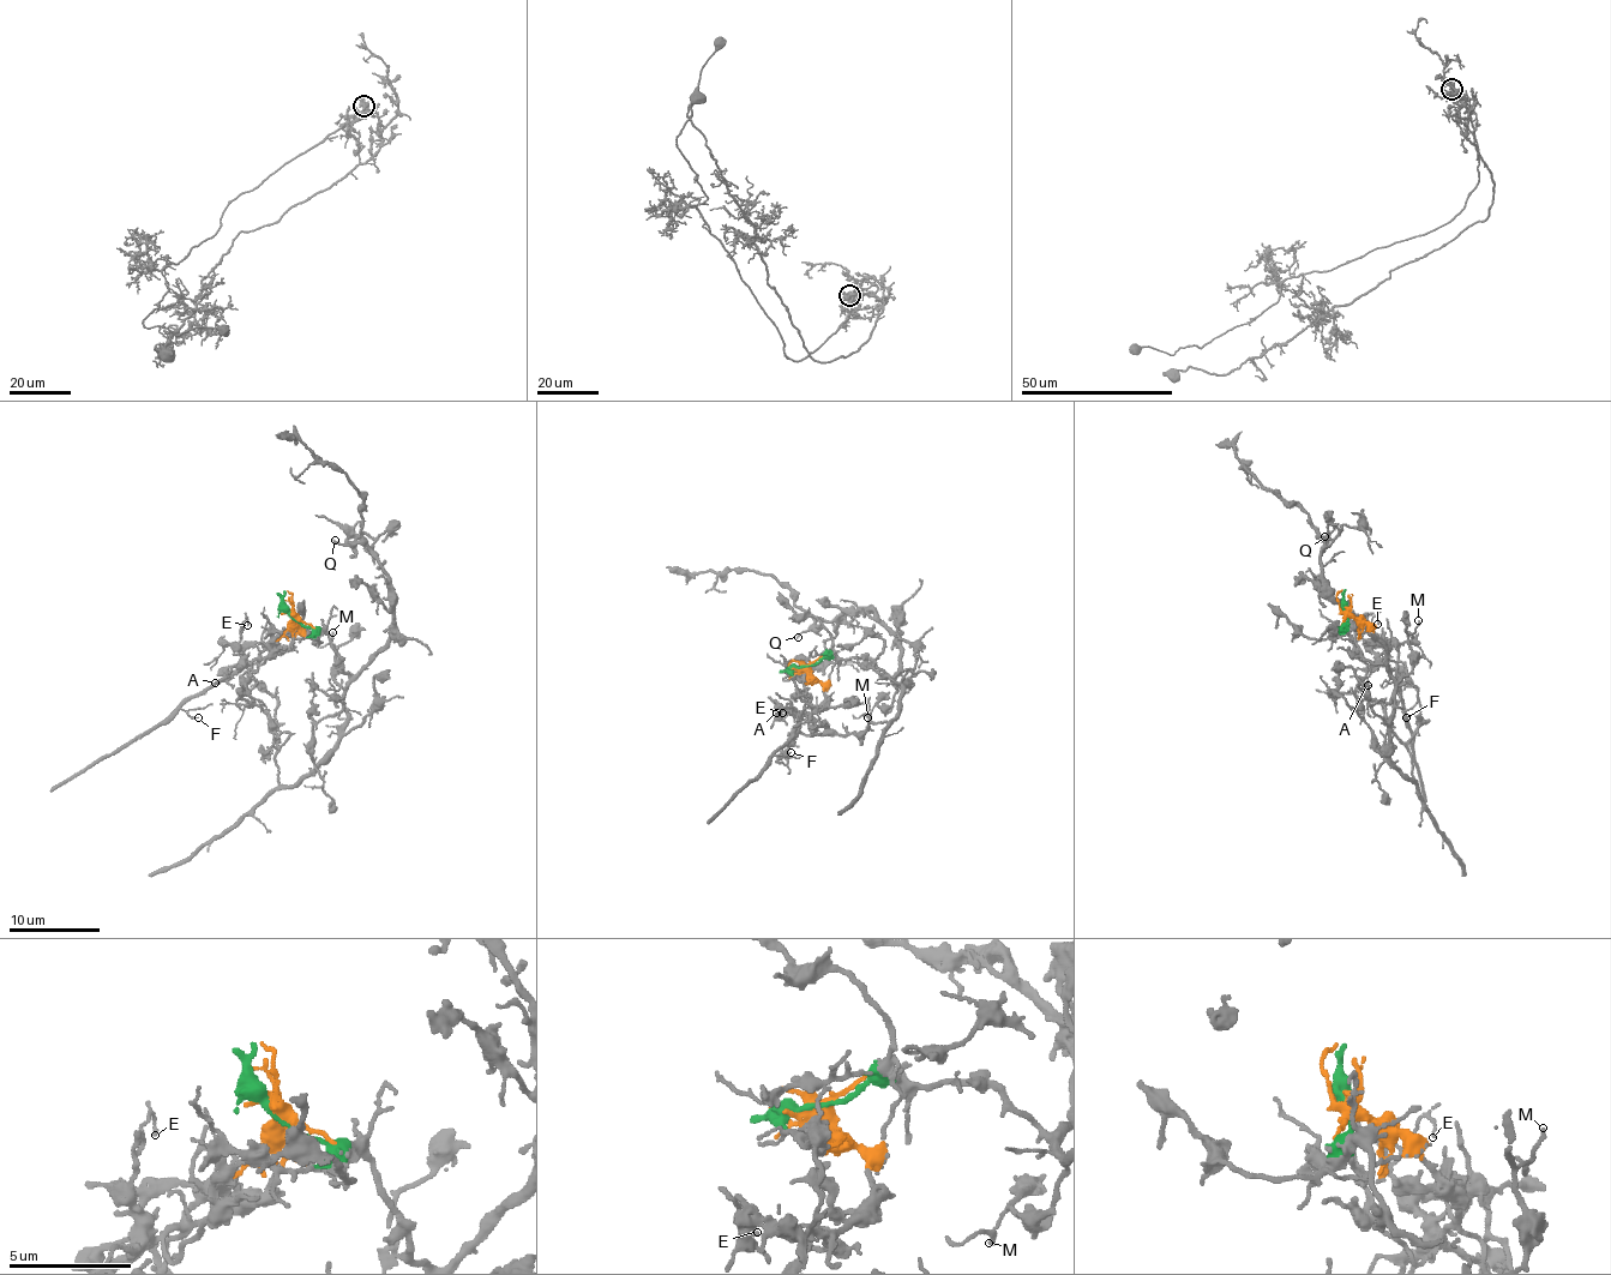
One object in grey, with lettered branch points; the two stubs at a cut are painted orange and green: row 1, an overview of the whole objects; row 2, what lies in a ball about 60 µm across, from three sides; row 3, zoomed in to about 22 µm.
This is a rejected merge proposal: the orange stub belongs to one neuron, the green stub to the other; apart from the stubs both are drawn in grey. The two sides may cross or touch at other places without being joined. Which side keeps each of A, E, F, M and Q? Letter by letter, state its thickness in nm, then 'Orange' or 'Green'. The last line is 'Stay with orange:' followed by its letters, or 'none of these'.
A: Thickness 170 nm. Orange
E: Thickness 80 nm. Orange
F: Thickness 150 nm. Orange
M: Thickness 140 nm. Green
Q: Thickness 150 nm. Green
Stay with orange: A, E, F

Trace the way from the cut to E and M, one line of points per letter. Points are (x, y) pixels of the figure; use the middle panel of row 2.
E: (799, 667), (827, 693), (816, 710), (806, 714), (791, 714), (773, 702), (782, 714)
M: (799, 667), (816, 665), (824, 657), (864, 656), (888, 674), (896, 687), (890, 707), (876, 704), (869, 716)

